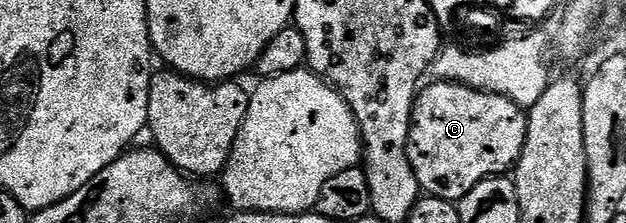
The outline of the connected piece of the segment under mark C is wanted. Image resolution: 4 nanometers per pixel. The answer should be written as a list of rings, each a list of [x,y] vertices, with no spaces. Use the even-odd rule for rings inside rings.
[[[436,79],[435,84],[420,87],[411,111],[411,129],[407,139],[407,157],[413,166],[420,189],[428,196],[458,202],[473,186],[493,176],[510,173],[519,162],[527,137],[527,112],[517,102],[499,93],[483,92],[451,80]]]

